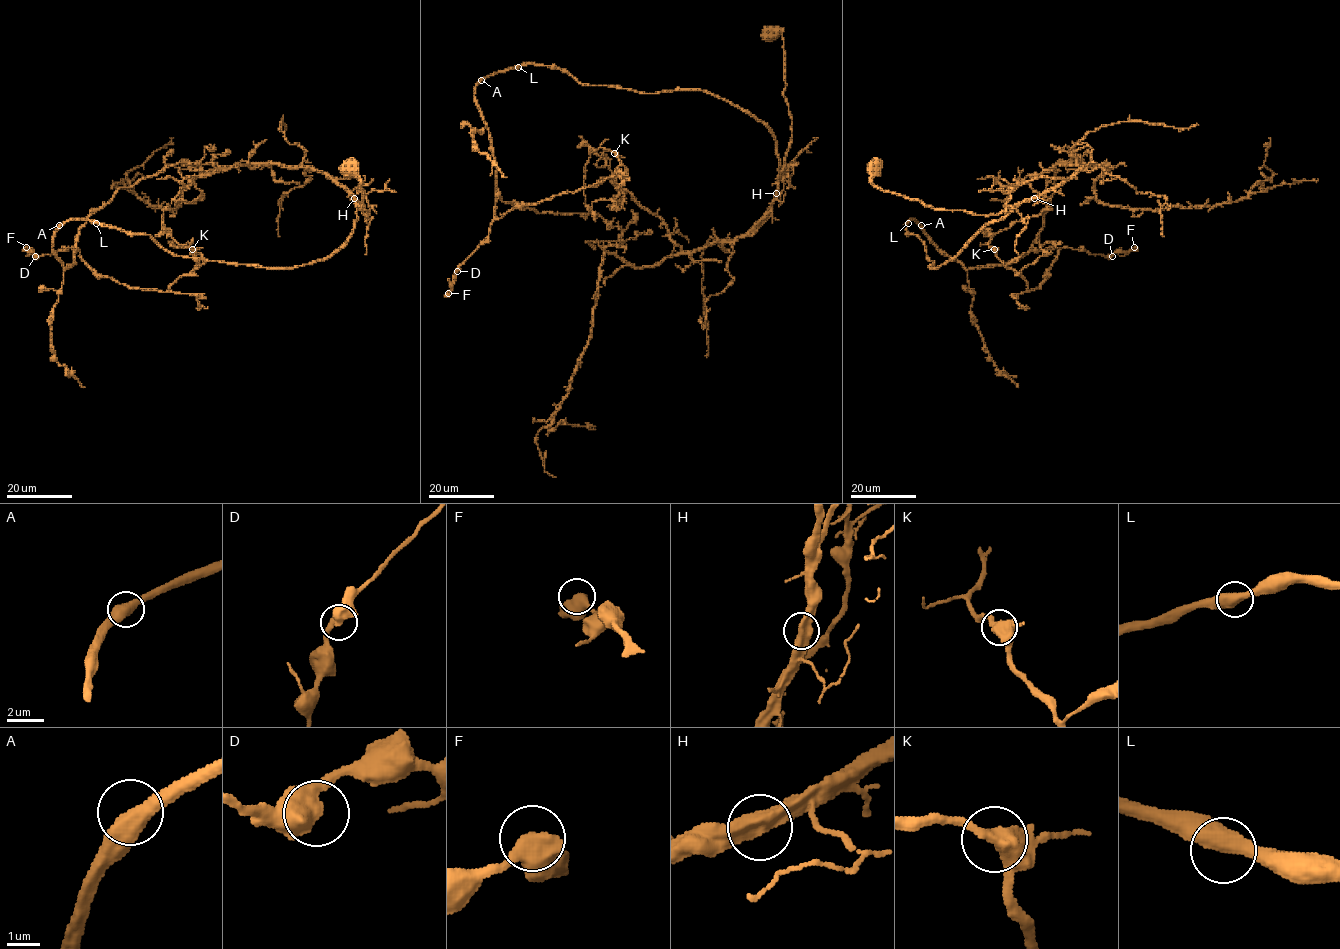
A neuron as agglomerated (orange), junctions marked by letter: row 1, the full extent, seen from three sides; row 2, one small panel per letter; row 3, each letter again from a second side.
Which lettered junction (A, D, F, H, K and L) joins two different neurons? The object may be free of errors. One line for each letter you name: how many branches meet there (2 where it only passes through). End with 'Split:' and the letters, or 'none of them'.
Split: none of them

